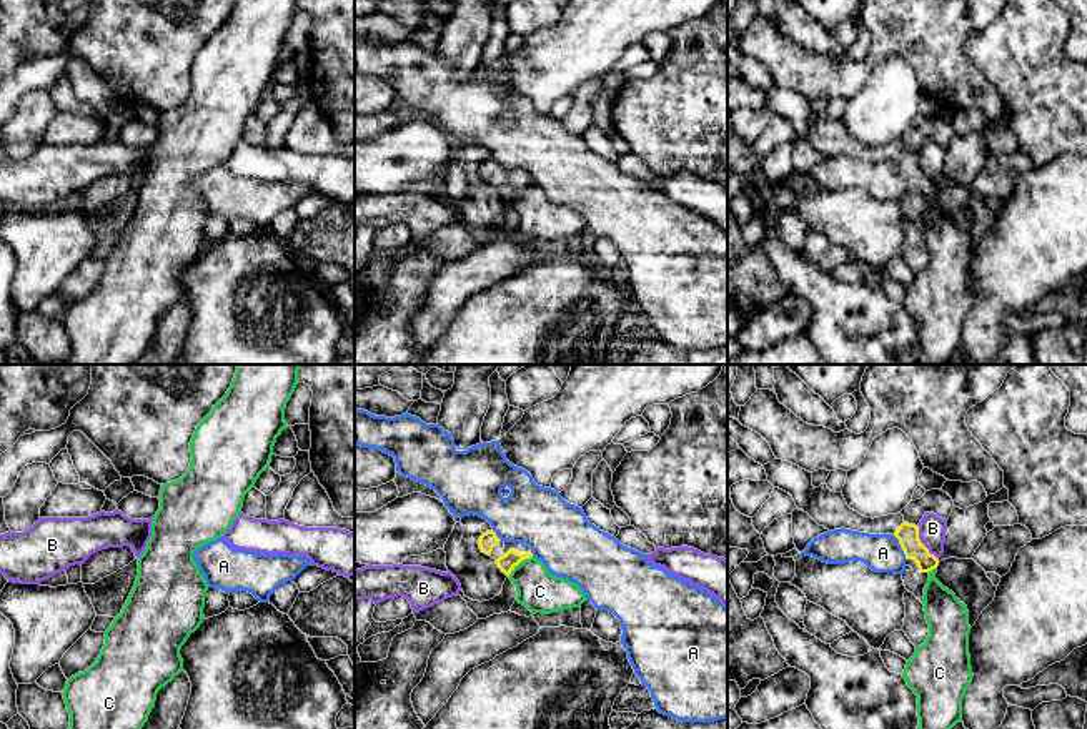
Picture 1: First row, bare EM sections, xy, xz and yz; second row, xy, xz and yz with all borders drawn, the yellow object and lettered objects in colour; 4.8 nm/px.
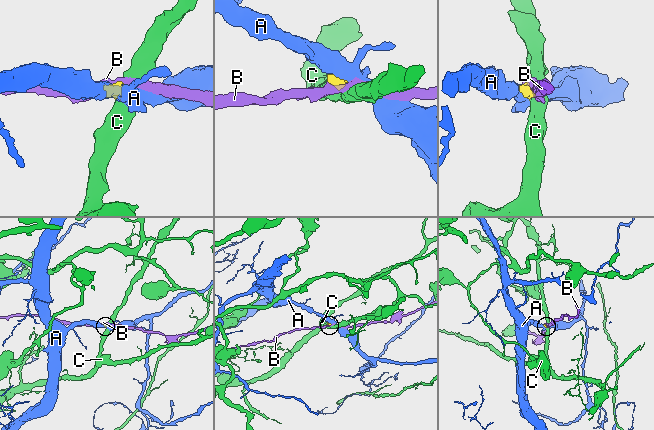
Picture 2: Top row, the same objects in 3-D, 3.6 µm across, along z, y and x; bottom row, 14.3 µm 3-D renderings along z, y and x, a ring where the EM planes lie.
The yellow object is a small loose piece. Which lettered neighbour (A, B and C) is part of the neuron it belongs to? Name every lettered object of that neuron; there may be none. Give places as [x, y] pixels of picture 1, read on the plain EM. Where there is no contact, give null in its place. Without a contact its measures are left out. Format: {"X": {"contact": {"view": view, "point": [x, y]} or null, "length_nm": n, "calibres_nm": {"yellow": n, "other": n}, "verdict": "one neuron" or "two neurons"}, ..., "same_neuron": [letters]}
{"A": {"contact": {"view": "yz", "point": [901, 173]}, "length_nm": 140, "calibres_nm": {"yellow": 110, "other": 190}, "verdict": "two neurons"}, "B": {"contact": {"view": "yz", "point": [921, 170]}, "length_nm": 180, "calibres_nm": {"yellow": 110, "other": 130}, "verdict": "two neurons"}, "C": {"contact": {"view": "xz", "point": [520, 188]}, "length_nm": 150, "calibres_nm": {"yellow": 90, "other": 200}, "verdict": "two neurons"}, "same_neuron": []}

